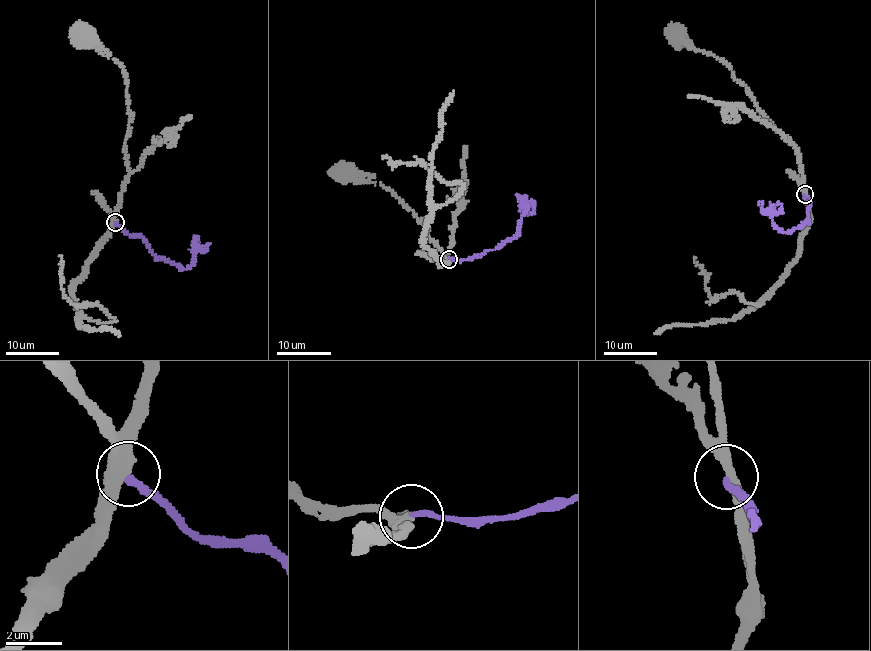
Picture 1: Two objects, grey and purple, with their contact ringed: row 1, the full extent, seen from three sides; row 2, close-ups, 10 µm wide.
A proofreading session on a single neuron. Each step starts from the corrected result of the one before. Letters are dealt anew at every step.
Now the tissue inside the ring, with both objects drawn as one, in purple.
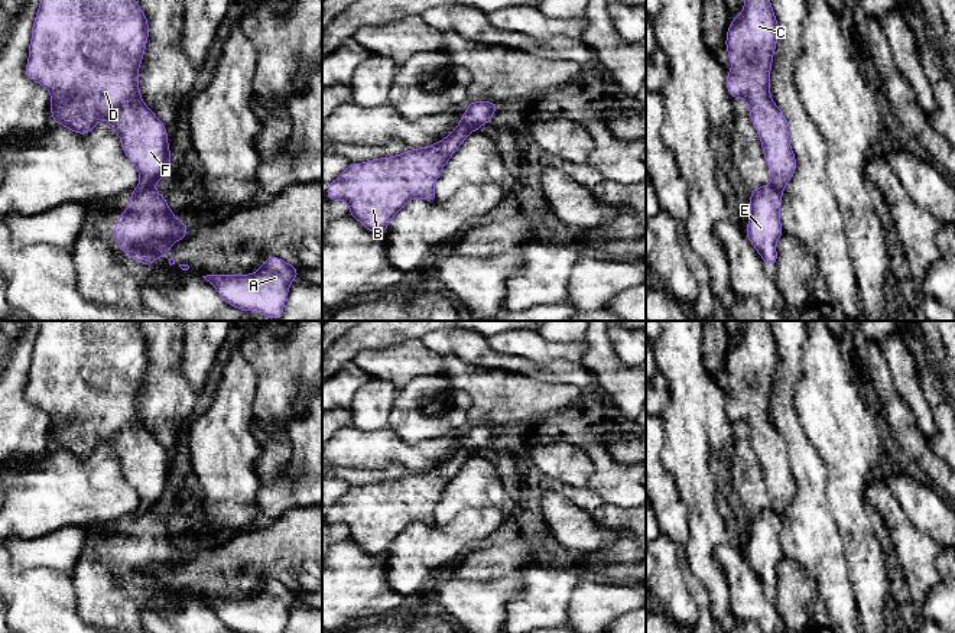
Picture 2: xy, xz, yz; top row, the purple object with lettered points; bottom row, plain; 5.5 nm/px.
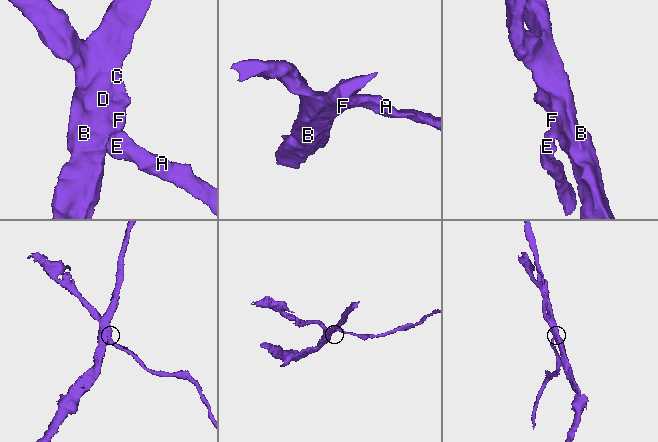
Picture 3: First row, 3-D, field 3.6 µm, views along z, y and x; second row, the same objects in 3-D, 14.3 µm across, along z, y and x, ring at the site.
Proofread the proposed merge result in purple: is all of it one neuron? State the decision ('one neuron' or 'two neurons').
two neurons

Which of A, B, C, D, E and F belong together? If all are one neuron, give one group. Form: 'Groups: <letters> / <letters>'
Groups: A E / B C D F

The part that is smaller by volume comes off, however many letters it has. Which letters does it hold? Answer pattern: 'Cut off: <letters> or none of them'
Cut off: A, E

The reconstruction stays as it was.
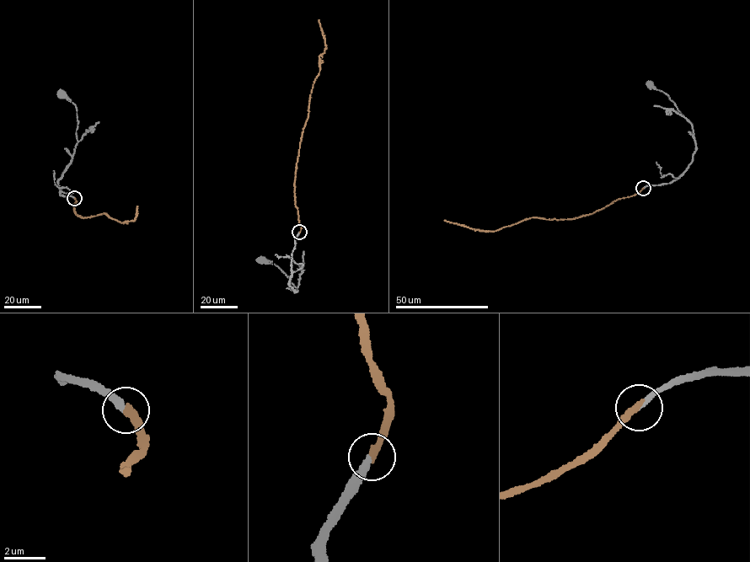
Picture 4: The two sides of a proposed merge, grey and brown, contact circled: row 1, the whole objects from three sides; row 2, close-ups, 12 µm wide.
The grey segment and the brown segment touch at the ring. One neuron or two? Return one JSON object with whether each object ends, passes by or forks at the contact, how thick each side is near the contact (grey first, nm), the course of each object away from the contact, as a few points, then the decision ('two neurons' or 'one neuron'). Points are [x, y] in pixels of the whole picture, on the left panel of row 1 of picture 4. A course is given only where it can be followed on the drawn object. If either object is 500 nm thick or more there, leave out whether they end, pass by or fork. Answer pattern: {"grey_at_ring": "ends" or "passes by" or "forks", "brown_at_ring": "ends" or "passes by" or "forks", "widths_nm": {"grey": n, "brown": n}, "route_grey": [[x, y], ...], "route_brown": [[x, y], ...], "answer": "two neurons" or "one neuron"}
{"grey_at_ring": "ends", "brown_at_ring": "ends", "widths_nm": {"grey": 280, "brown": 320}, "route_grey": [[74, 199], [61, 196], [57, 182], [71, 161], [77, 140], [77, 109], [61, 94]], "route_brown": [[74, 199], [77, 215], [82, 217], [106, 213], [122, 223], [134, 220], [137, 206]], "answer": "one neuron"}

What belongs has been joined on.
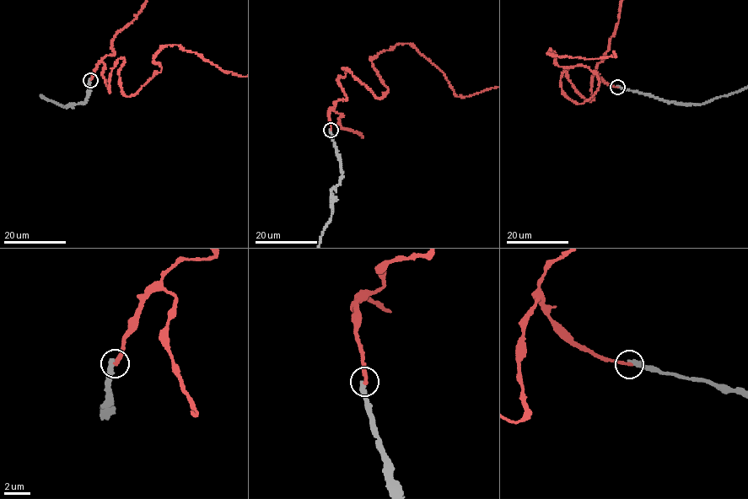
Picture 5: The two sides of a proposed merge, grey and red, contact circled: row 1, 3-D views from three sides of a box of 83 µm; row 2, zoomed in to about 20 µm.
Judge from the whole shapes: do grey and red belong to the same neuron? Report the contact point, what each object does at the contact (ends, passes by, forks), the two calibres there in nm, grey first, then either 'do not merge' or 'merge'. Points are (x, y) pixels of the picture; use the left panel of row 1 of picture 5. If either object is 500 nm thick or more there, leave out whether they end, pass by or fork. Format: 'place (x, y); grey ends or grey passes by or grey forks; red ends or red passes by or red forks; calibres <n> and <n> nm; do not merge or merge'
place (90, 80); grey ends; red ends; calibres 360 and 240 nm; do not merge

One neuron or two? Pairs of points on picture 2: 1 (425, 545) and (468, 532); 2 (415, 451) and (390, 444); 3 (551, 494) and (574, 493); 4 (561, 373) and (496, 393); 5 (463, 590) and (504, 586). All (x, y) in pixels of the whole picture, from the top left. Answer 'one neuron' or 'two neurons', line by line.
1: one neuron
2: one neuron
3: two neurons
4: two neurons
5: one neuron

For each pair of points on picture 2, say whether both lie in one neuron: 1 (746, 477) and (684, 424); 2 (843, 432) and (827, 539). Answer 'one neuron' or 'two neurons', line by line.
1: two neurons
2: two neurons

